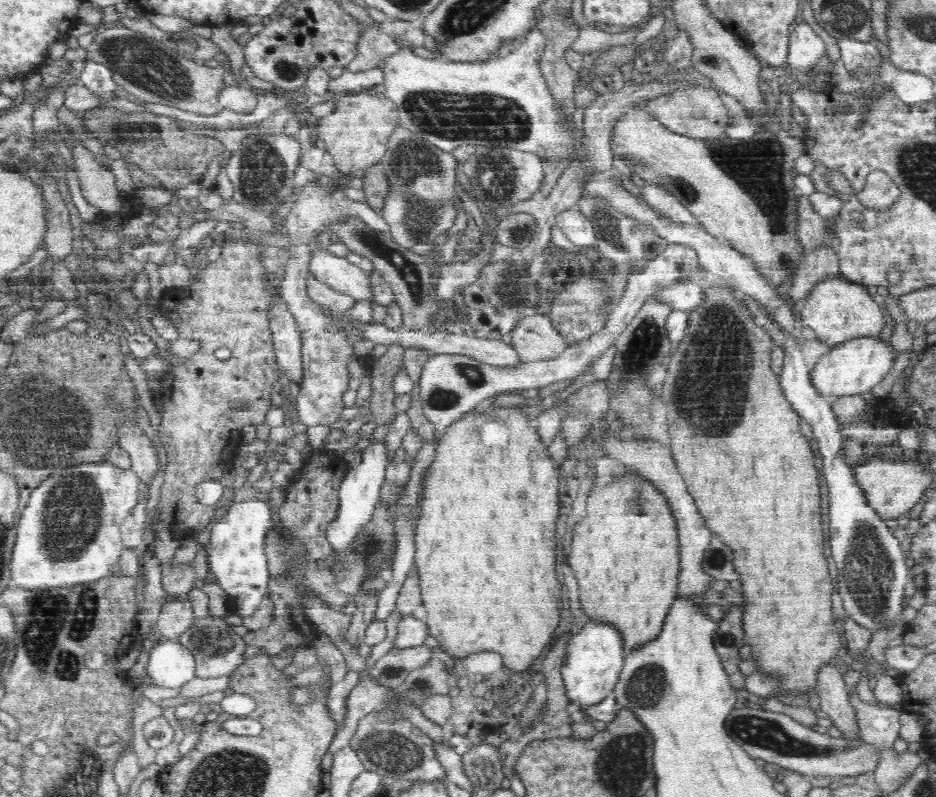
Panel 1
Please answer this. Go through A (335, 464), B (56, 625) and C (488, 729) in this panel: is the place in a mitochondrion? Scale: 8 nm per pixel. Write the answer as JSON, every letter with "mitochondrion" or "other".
{"A":"other","B":"mitochondrion","C":"other"}

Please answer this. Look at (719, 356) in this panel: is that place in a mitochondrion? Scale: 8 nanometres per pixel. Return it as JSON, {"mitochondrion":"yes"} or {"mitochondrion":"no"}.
{"mitochondrion":"yes"}

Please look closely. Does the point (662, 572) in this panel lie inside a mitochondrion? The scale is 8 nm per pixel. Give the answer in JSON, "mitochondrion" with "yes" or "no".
{"mitochondrion":"no"}

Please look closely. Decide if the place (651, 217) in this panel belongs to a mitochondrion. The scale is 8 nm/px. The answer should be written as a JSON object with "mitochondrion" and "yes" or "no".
{"mitochondrion":"no"}

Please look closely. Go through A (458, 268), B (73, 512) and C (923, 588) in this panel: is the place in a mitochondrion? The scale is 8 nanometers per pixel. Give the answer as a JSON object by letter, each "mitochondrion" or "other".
{"A":"other","B":"mitochondrion","C":"other"}

